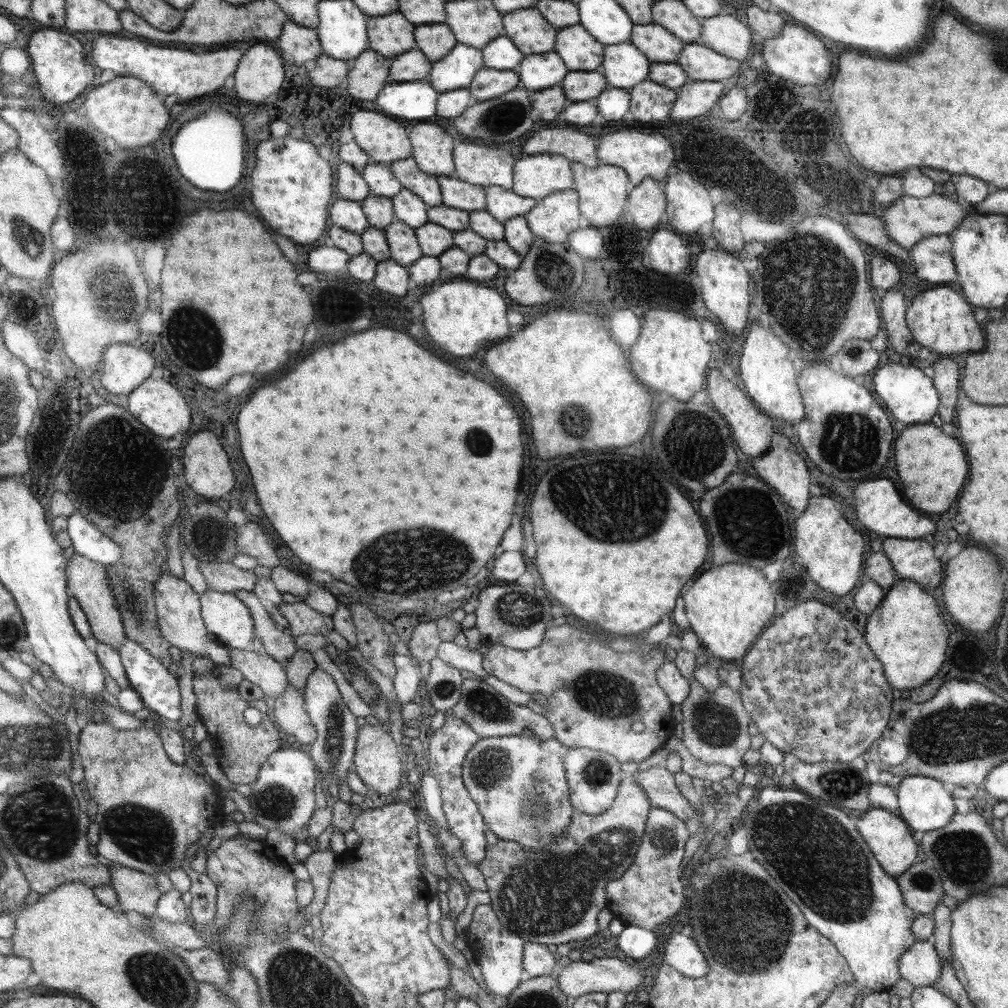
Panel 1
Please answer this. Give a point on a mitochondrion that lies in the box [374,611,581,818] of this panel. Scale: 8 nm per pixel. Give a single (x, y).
(480, 701)

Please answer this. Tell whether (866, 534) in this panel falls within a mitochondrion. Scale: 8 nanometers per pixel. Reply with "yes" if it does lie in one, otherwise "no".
no

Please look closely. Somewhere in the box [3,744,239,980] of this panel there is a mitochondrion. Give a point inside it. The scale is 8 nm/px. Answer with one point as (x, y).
(147, 836)

